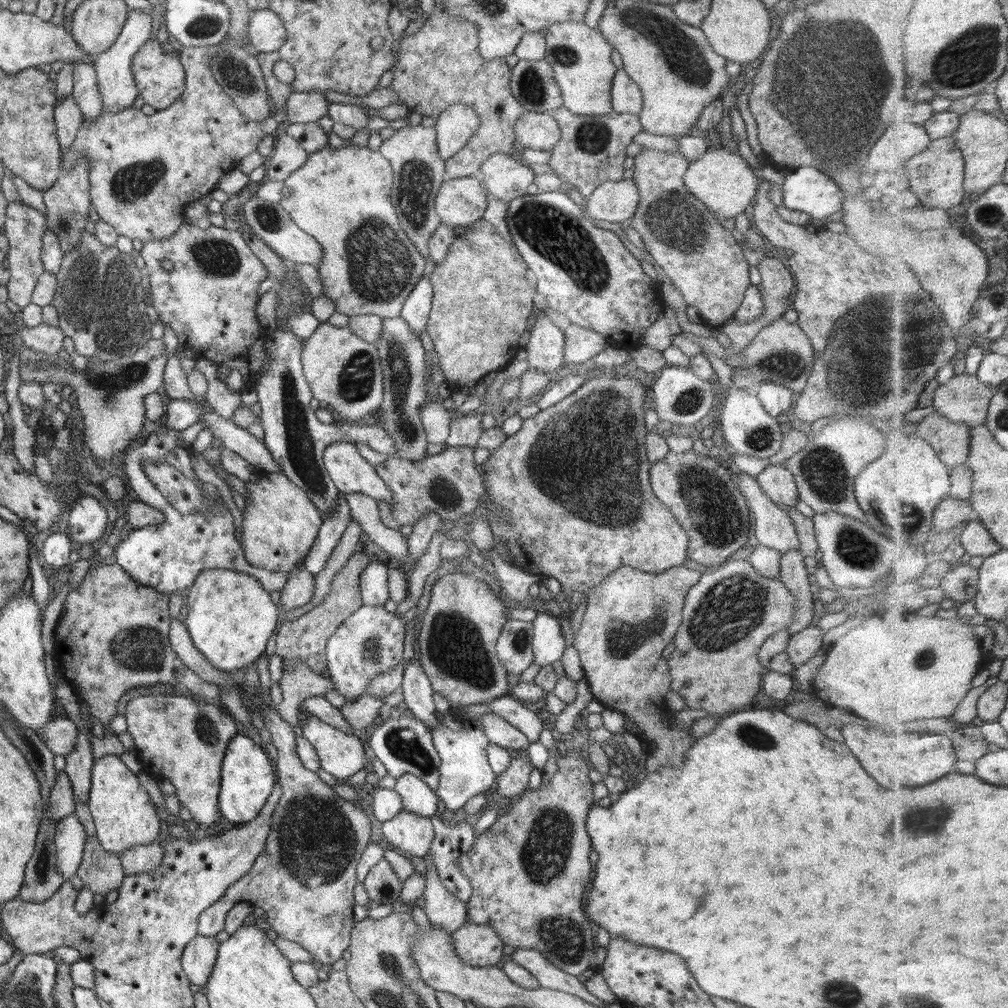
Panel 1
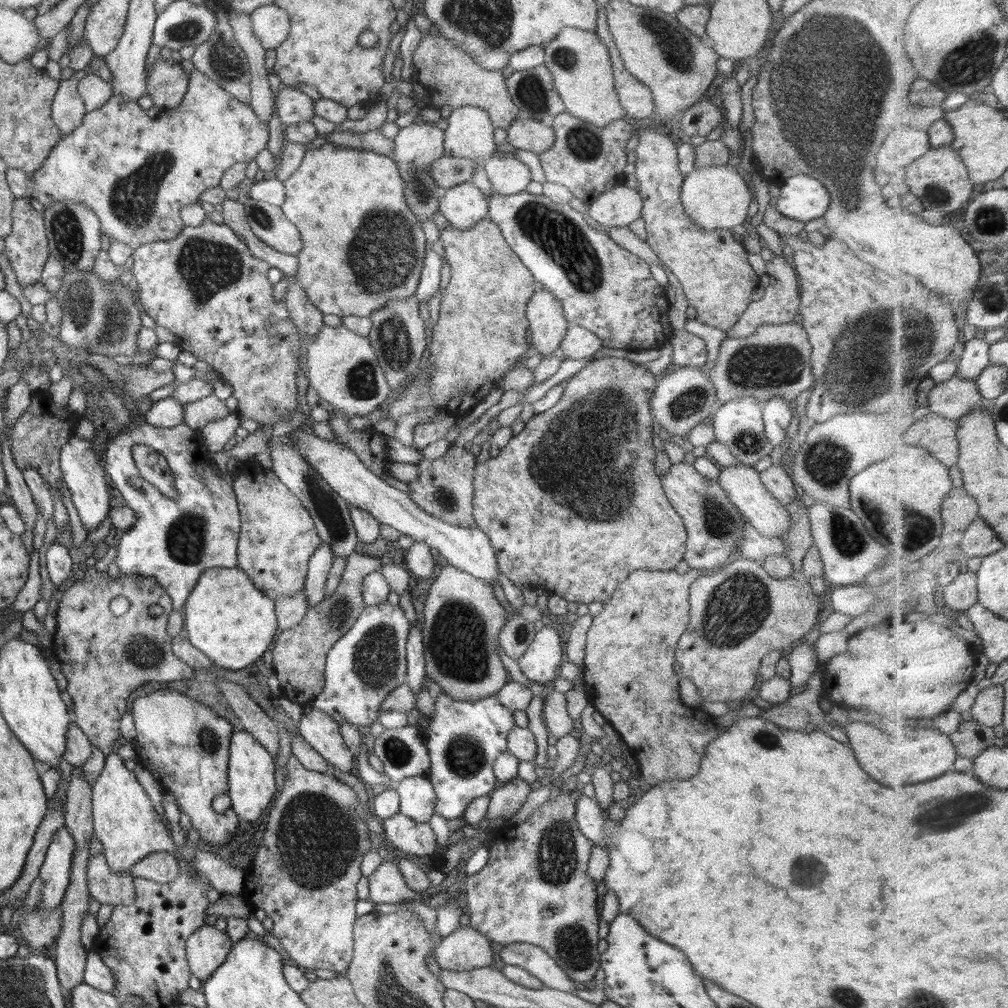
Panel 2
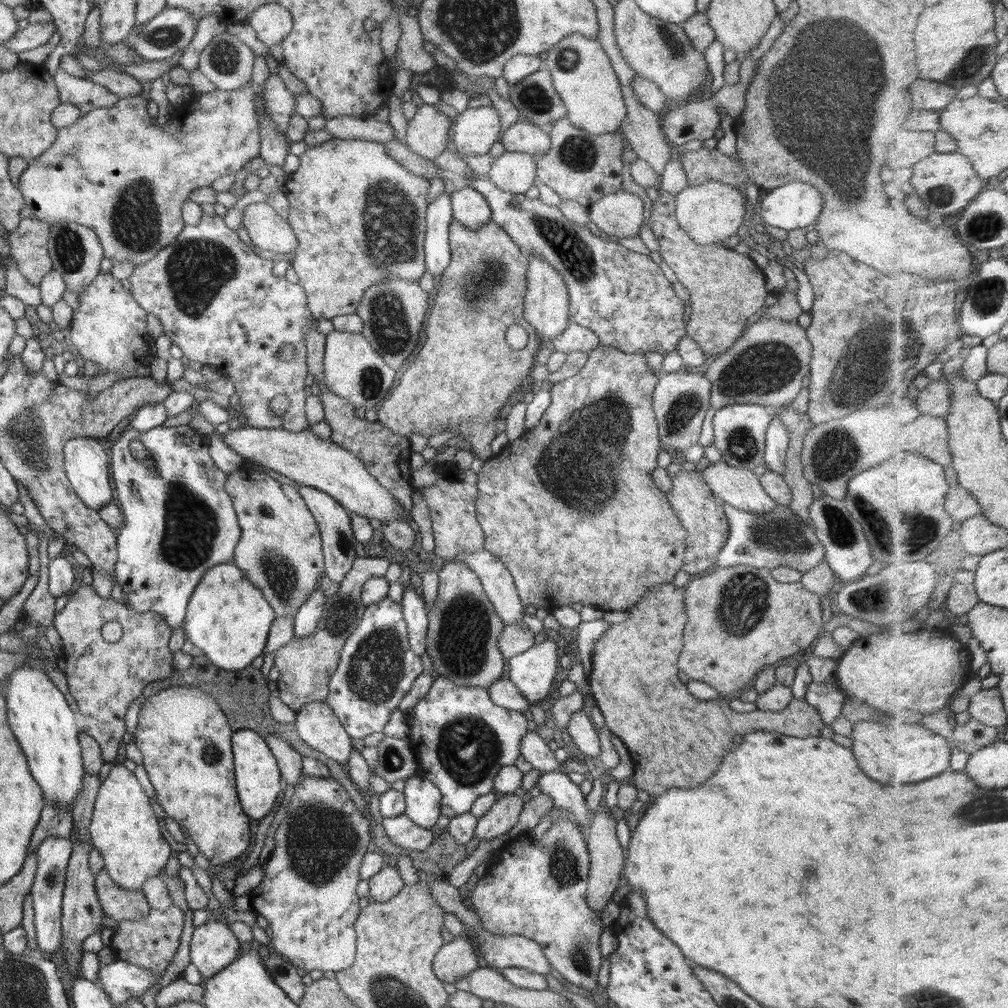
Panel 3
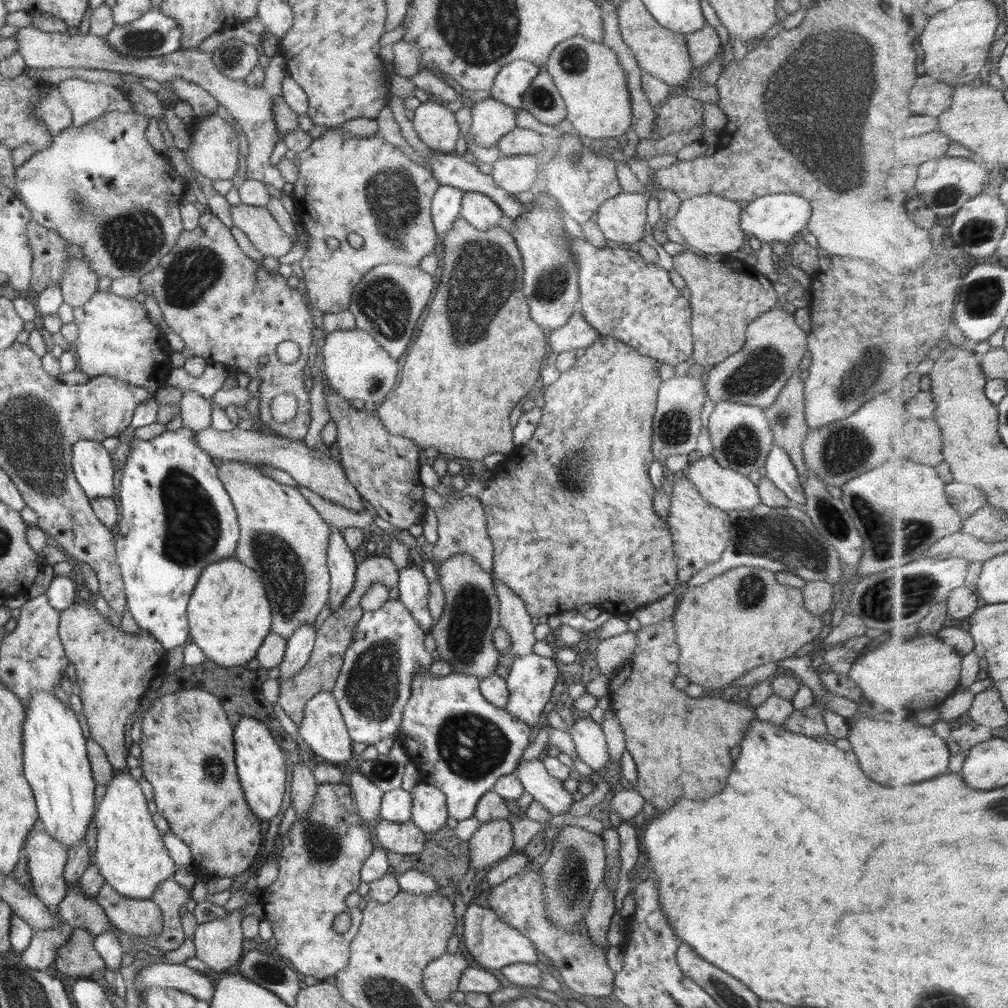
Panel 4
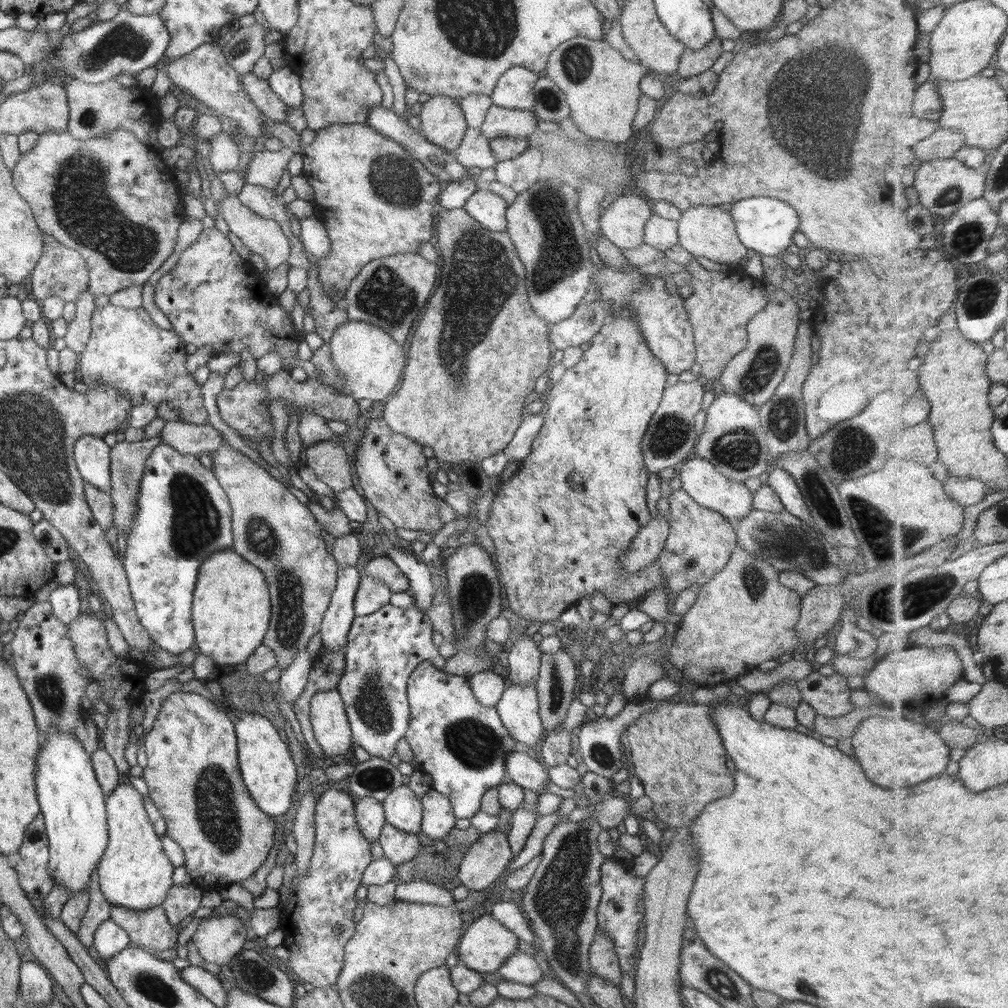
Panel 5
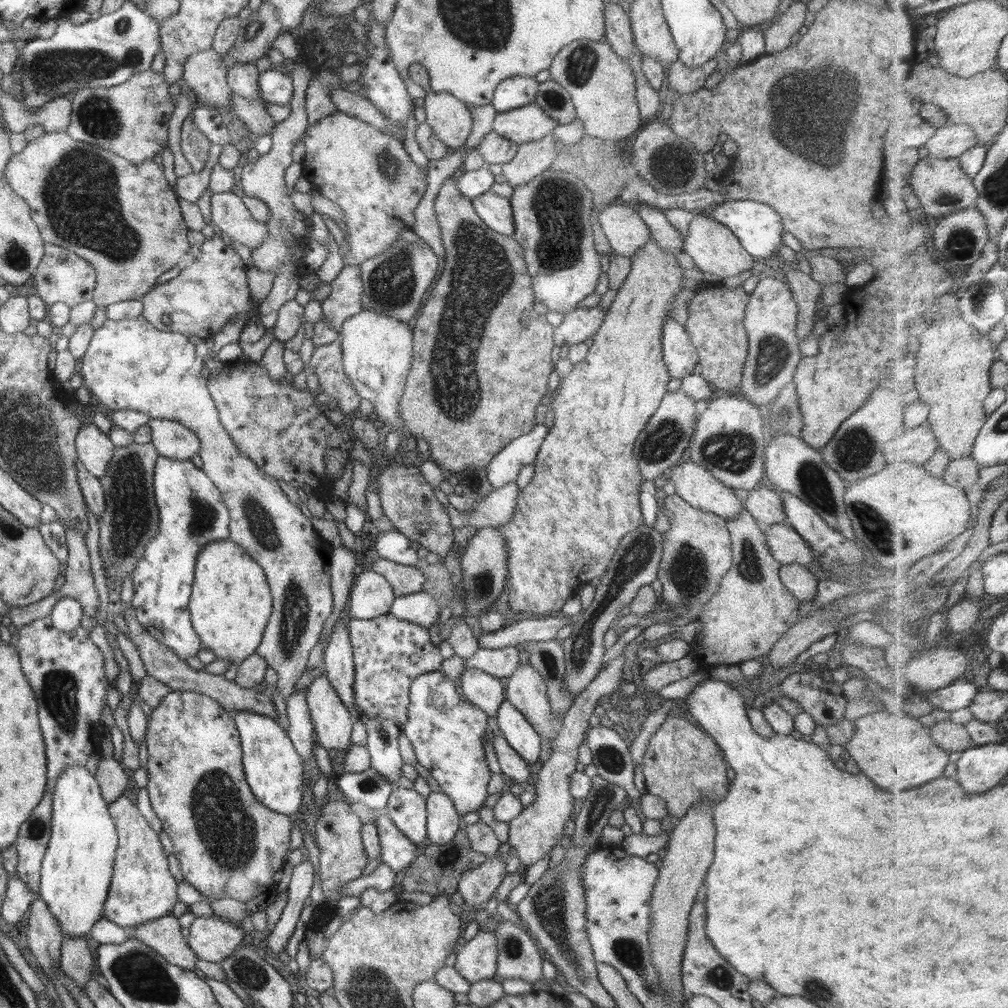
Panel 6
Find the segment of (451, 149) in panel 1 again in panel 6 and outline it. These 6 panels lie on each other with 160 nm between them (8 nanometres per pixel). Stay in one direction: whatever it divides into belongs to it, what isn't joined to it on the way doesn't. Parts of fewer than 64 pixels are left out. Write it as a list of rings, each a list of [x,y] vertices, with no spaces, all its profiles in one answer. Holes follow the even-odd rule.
[[[530,103],[510,111],[496,112],[492,132],[520,145],[551,135],[556,126],[557,122],[546,116],[538,104]]]

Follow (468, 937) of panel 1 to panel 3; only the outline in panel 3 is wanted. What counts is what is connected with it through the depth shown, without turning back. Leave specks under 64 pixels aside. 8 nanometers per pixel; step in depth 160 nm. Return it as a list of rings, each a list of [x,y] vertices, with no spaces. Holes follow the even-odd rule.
[[[465,934],[454,937],[450,943],[444,943],[436,953],[436,956],[434,956],[432,963],[434,974],[442,982],[455,984],[457,980],[463,979],[467,974],[478,968],[476,951],[474,941],[470,940],[470,938],[468,939]]]

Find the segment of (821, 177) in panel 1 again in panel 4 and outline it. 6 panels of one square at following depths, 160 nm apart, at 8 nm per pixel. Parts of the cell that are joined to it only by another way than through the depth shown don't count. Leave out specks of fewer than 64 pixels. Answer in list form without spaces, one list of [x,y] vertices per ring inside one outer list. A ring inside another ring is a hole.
[[[792,192],[788,194],[768,194],[750,201],[750,204],[740,214],[739,225],[745,234],[752,234],[761,242],[789,244],[798,237],[800,230],[807,226],[810,216],[812,216],[812,207],[801,196]]]

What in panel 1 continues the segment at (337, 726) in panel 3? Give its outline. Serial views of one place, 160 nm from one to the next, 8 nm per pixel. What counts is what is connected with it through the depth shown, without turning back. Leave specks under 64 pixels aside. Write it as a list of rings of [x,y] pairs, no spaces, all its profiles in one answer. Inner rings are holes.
[[[310,713],[301,728],[316,749],[321,767],[332,776],[346,780],[364,768],[368,760],[365,754],[369,751],[360,732],[346,734]]]

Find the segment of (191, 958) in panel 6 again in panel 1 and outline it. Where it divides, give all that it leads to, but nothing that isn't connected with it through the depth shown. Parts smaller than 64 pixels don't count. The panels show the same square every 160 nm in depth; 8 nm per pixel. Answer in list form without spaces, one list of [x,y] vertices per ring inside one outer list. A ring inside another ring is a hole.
[[[94,836],[86,839],[83,857],[76,875],[93,894],[106,896],[108,892],[119,890],[125,872],[118,855],[106,852]]]

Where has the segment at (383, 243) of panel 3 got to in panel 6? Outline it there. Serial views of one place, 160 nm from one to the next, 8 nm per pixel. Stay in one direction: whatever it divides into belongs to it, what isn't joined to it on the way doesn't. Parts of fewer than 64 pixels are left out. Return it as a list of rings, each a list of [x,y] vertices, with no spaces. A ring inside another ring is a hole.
[[[338,112],[313,125],[301,140],[306,150],[303,176],[344,214],[350,255],[343,257],[343,264],[361,265],[402,238],[402,231],[413,230],[414,210],[427,189],[427,171],[410,158],[402,142],[362,120]]]

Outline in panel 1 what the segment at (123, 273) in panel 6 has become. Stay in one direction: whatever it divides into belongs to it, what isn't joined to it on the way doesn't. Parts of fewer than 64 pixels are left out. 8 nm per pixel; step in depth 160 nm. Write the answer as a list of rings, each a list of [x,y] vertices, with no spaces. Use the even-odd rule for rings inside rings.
[[[228,36],[223,39],[222,43],[216,45],[202,47],[183,46],[179,53],[179,59],[185,71],[185,90],[169,108],[157,111],[155,114],[152,114],[152,116],[146,116],[140,109],[136,110],[136,108],[133,107],[126,108],[126,110],[122,110],[122,112],[116,112],[116,114],[103,111],[102,115],[98,116],[96,120],[85,120],[81,124],[76,140],[74,140],[74,144],[72,144],[72,148],[68,148],[68,152],[61,158],[63,161],[62,172],[69,170],[69,168],[74,168],[77,158],[80,158],[82,155],[86,155],[87,158],[89,158],[89,197],[91,204],[94,209],[96,209],[100,219],[114,227],[119,235],[125,235],[130,238],[130,240],[141,240],[143,242],[153,241],[157,238],[170,238],[170,236],[186,222],[186,206],[190,206],[190,204],[200,201],[201,198],[210,194],[210,192],[216,188],[218,181],[226,171],[237,168],[245,156],[250,155],[250,153],[258,149],[258,144],[264,135],[275,134],[279,123],[274,120],[274,118],[268,117],[266,120],[262,120],[262,122],[252,122],[252,120],[246,119],[244,114],[240,113],[240,110],[236,108],[232,100],[222,91],[222,88],[216,83],[214,77],[212,77],[212,71],[210,71],[211,58],[218,51],[221,51],[228,45],[240,47],[246,46],[247,44],[248,36],[243,36],[243,38],[229,38]]]

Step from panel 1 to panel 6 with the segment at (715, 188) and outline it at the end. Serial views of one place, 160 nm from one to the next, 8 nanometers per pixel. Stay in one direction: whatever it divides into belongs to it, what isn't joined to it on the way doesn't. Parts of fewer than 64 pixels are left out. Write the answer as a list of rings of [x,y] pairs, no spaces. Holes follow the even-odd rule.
[[[708,211],[696,214],[689,224],[688,234],[683,242],[683,250],[692,257],[695,266],[701,272],[716,274],[720,278],[736,276],[752,268],[753,256],[746,252],[736,235],[727,226],[708,216]]]

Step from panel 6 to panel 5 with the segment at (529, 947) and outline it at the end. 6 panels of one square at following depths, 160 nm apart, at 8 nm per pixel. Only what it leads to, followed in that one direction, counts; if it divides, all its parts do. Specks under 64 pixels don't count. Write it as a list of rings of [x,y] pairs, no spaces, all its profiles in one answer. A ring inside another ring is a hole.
[[[516,949],[497,970],[505,980],[519,982],[530,986],[536,984],[544,977],[542,969],[533,955],[524,953],[521,949]]]

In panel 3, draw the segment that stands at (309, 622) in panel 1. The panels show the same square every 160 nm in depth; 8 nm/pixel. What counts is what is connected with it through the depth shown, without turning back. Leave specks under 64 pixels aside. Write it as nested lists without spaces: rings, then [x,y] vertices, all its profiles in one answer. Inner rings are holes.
[[[356,558],[350,571],[346,573],[344,581],[339,584],[338,592],[326,601],[324,609],[322,610],[322,617],[320,617],[320,621],[318,621],[318,625],[316,625],[316,629],[314,629],[312,634],[308,636],[295,636],[288,644],[285,644],[275,652],[273,666],[276,666],[279,670],[280,677],[276,681],[276,684],[278,685],[278,691],[280,691],[280,699],[282,699],[284,704],[287,704],[294,710],[294,712],[297,713],[303,704],[309,703],[310,701],[326,701],[330,676],[334,674],[338,666],[344,643],[346,639],[354,633],[354,630],[356,630],[363,618],[363,613],[366,608],[365,604],[361,601],[363,585],[370,578],[384,577],[390,564],[391,562],[387,560],[387,558]]]

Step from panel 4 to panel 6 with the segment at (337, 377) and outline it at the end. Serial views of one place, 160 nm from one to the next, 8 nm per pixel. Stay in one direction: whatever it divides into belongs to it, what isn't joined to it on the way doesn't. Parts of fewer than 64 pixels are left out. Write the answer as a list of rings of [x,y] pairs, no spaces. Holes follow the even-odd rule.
[[[363,310],[358,314],[347,318],[342,325],[341,343],[343,357],[343,369],[352,381],[356,392],[361,398],[366,398],[374,406],[374,413],[378,414],[386,424],[390,424],[393,430],[397,430],[404,436],[409,436],[411,432],[407,429],[399,411],[399,402],[404,394],[405,382],[409,375],[413,361],[412,346],[413,330],[397,318],[386,316],[384,313],[377,313],[371,310]]]

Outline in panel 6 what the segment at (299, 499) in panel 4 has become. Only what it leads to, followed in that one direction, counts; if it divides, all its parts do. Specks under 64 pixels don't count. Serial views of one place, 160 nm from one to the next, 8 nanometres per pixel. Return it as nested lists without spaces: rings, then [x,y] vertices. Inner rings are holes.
[[[140,315],[122,320],[106,319],[104,324],[94,331],[87,352],[78,364],[81,365],[79,371],[83,385],[91,392],[95,403],[114,411],[133,410],[145,412],[152,419],[178,421],[194,432],[201,441],[198,456],[203,462],[202,470],[221,492],[222,502],[229,512],[229,539],[244,549],[250,559],[262,567],[272,590],[272,614],[255,652],[278,674],[278,682],[274,687],[280,698],[286,700],[292,695],[298,679],[307,669],[308,654],[316,646],[324,630],[324,624],[332,615],[334,596],[329,565],[333,547],[324,542],[313,527],[312,521],[290,502],[280,489],[278,481],[268,476],[253,460],[238,450],[222,426],[214,399],[207,387],[207,378],[202,376],[205,361],[196,356],[195,346],[187,336],[158,330]]]

